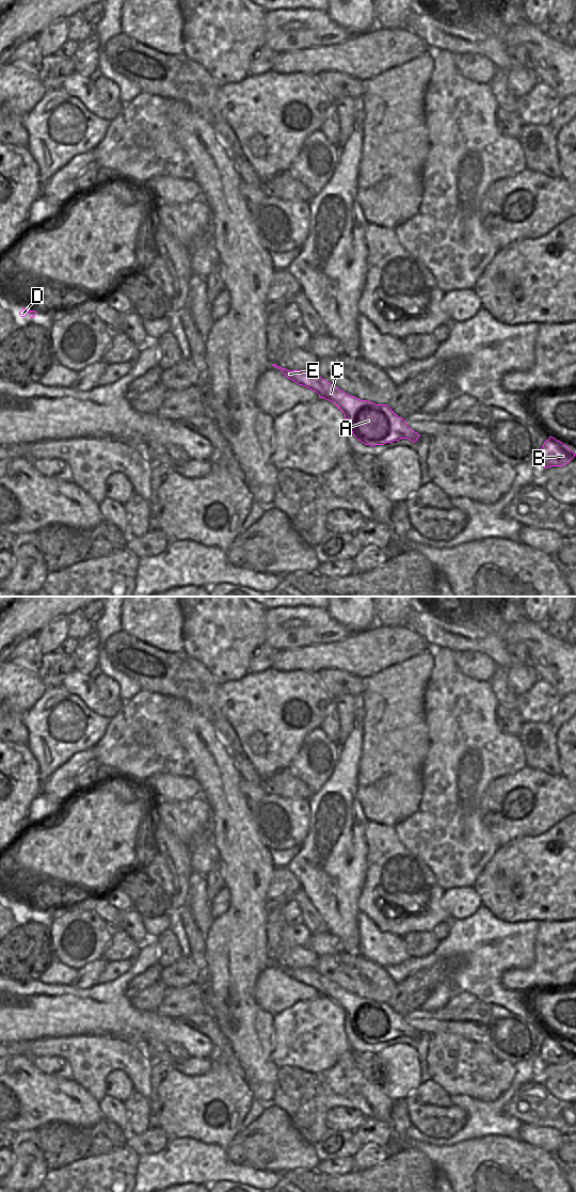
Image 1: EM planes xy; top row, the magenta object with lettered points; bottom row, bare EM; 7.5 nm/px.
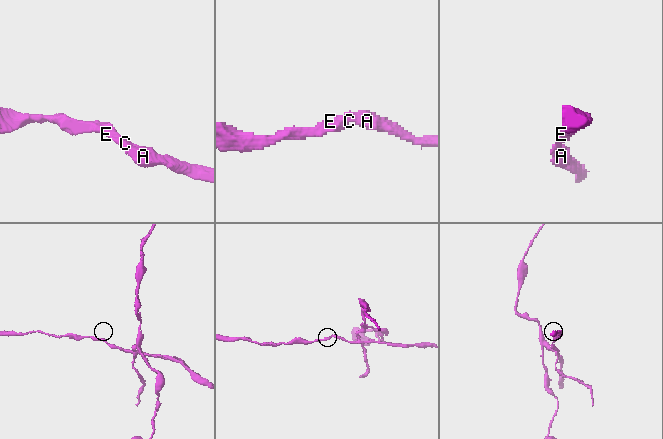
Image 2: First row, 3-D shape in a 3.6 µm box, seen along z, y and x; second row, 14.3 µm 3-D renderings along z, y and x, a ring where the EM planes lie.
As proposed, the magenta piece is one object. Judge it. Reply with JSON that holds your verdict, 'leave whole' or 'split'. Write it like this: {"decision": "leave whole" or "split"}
{"decision": "leave whole"}

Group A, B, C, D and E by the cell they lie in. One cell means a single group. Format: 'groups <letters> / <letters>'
groups A B C D E

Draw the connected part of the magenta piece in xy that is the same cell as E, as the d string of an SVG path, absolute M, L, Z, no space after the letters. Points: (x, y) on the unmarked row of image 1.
M273 961L285 974L303 983L333 1000L351 1022L353 1033L371 1045L393 1040L401 1036L416 1039L420 1034L405 1018L399 1015L387 1002L375 1002L350 994L322 976L315 968L288 968Z

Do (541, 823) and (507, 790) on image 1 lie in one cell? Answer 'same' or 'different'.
same

